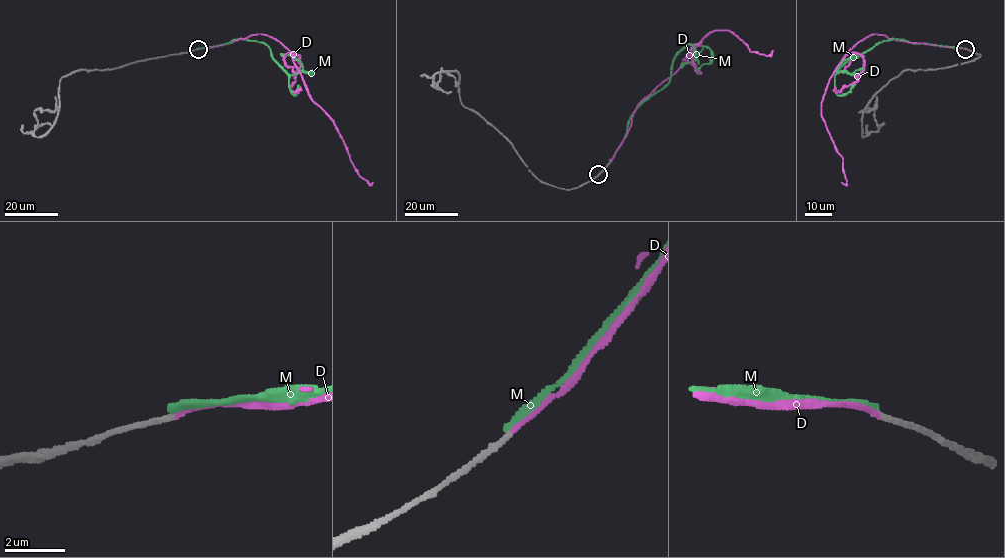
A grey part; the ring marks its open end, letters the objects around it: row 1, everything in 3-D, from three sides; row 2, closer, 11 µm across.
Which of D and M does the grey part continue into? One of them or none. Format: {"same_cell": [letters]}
{"same_cell": ["D"]}

